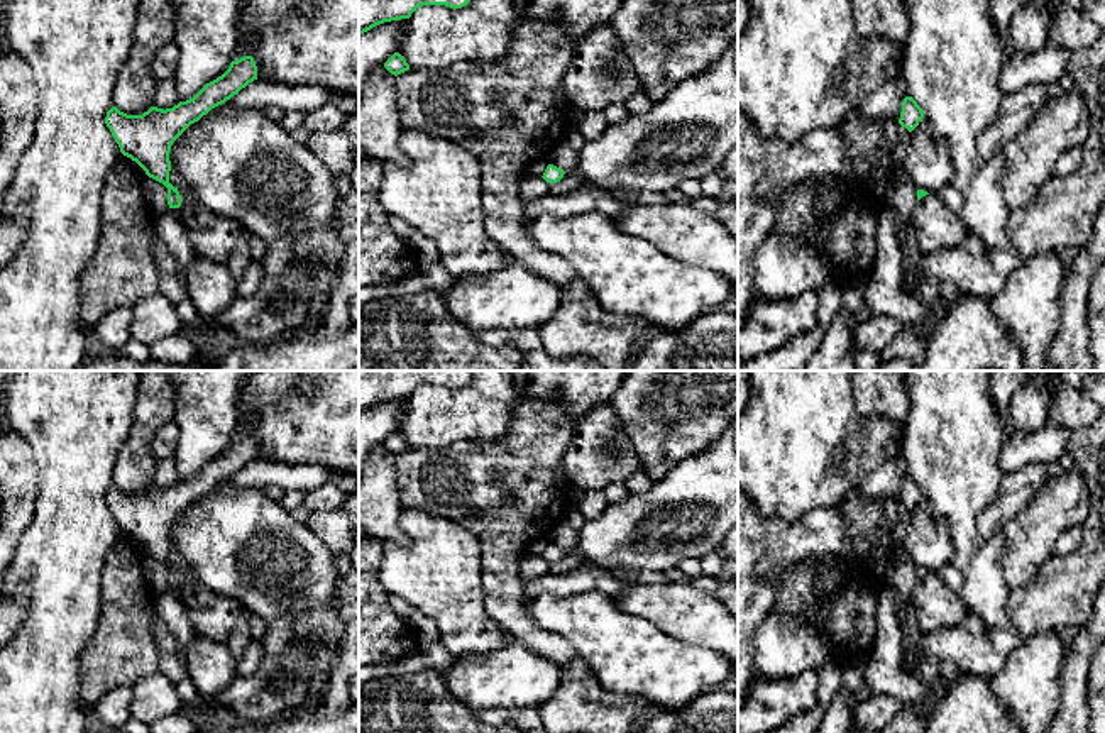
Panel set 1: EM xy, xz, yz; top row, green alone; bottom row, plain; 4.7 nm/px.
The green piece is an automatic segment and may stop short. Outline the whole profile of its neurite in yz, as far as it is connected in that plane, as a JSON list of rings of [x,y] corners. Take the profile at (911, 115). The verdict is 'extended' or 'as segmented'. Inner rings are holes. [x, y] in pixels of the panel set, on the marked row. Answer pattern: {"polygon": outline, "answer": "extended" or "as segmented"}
{"polygon": [[[905,96],[902,102],[899,124],[905,127],[909,132],[912,132],[922,118],[924,118],[924,112],[917,105],[917,102],[912,96]]], "answer": "as segmented"}

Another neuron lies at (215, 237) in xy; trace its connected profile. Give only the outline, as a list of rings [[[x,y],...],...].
[[[203,205],[178,208],[195,256],[225,264],[244,239],[244,229],[232,218],[218,217]]]

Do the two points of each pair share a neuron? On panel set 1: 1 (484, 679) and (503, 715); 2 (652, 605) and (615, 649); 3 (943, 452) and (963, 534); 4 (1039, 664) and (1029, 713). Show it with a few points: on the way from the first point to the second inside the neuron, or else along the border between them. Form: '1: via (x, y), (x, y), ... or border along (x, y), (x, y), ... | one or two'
1: border along (510, 710), (484, 708), (476, 713) | two
2: border along (611, 598), (623, 611), (647, 618), (676, 639) | two
3: via (958, 473), (962, 513) | one
4: via (1033, 676), (1033, 701) | one

